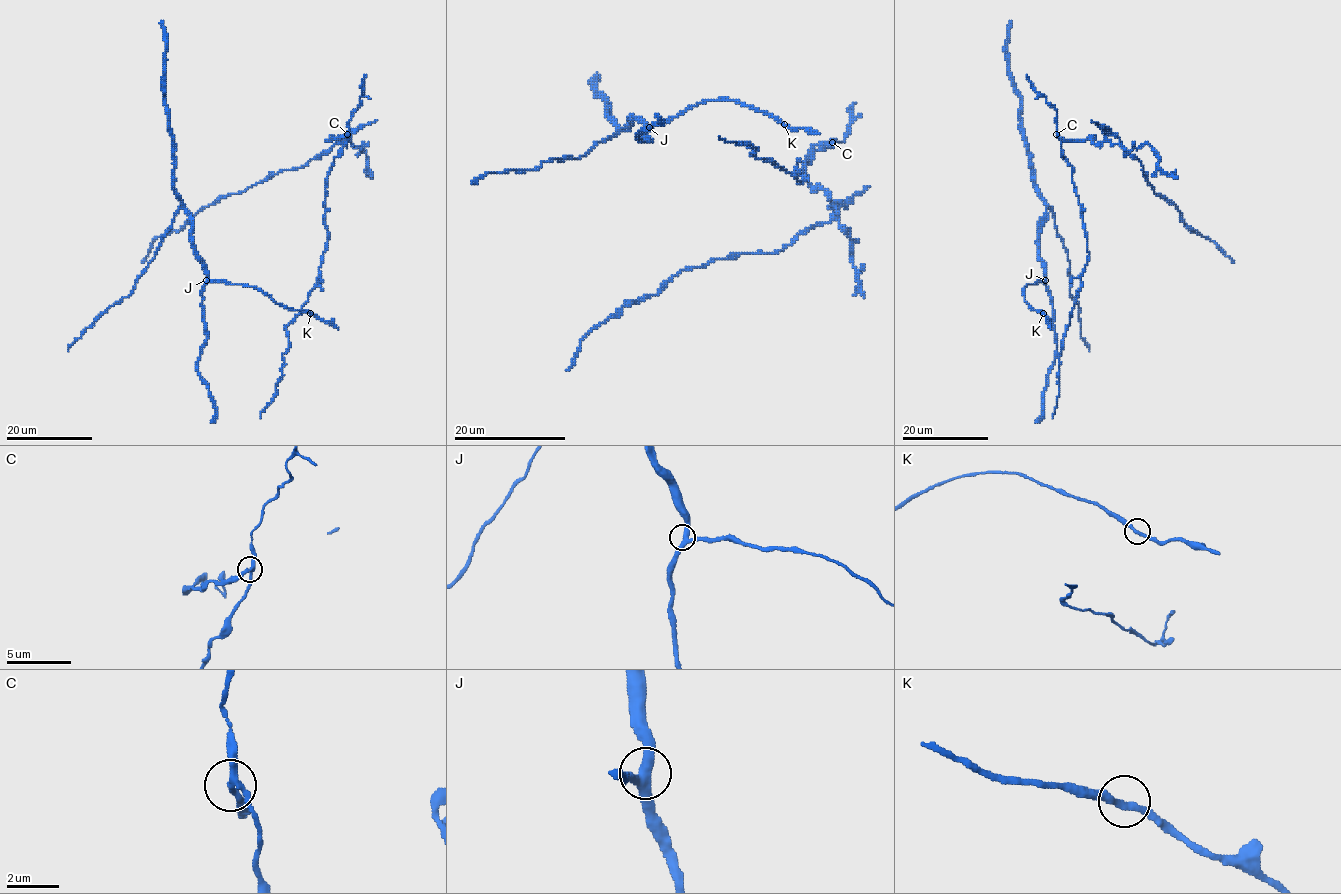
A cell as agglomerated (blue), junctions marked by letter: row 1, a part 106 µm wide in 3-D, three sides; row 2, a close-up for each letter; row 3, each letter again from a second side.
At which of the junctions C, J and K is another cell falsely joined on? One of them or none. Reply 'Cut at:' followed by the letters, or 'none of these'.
Cut at: C

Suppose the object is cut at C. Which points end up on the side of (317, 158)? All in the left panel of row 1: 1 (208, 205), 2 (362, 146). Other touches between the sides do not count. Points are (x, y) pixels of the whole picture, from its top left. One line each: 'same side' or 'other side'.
1: same side
2: same side

